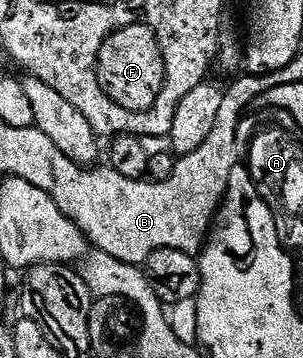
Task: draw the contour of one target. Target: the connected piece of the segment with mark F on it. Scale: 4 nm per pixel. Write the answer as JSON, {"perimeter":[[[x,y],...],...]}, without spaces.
{"perimeter":[[[128,24],[109,33],[95,53],[96,78],[101,90],[122,112],[146,112],[155,104],[166,81],[163,52],[155,32],[146,24]]]}

